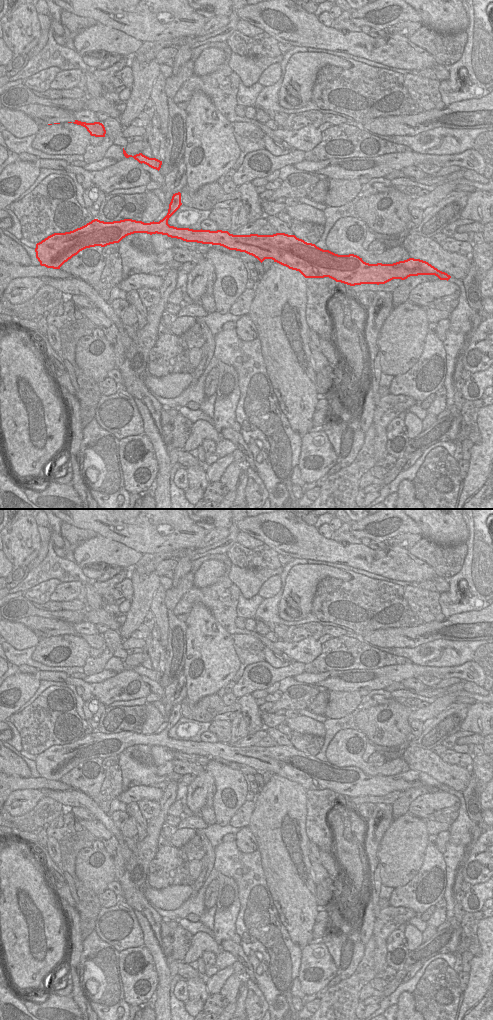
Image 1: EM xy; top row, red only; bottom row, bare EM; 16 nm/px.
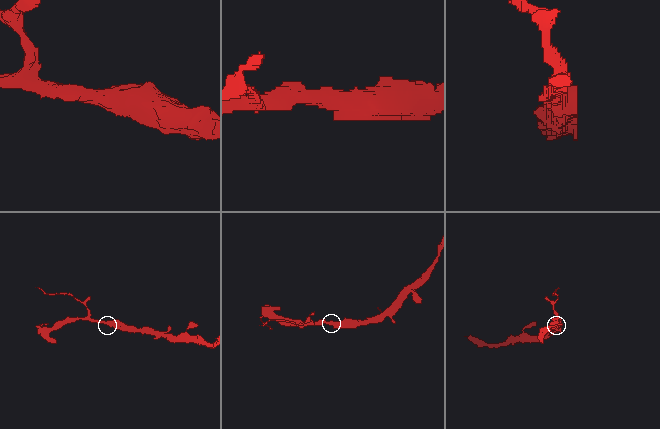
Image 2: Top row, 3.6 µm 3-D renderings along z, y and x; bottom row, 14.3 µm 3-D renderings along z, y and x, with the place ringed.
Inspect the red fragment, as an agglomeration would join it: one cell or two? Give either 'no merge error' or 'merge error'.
merge error

